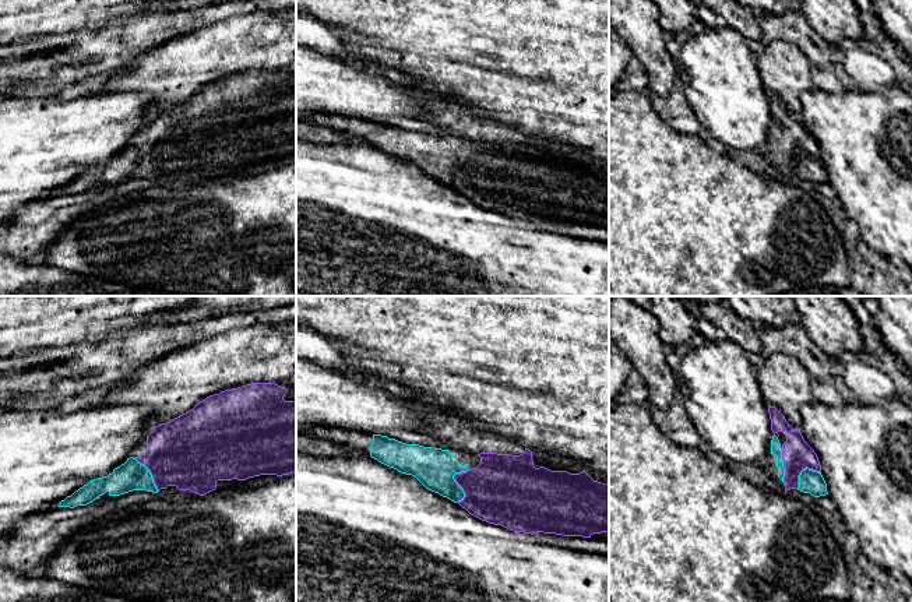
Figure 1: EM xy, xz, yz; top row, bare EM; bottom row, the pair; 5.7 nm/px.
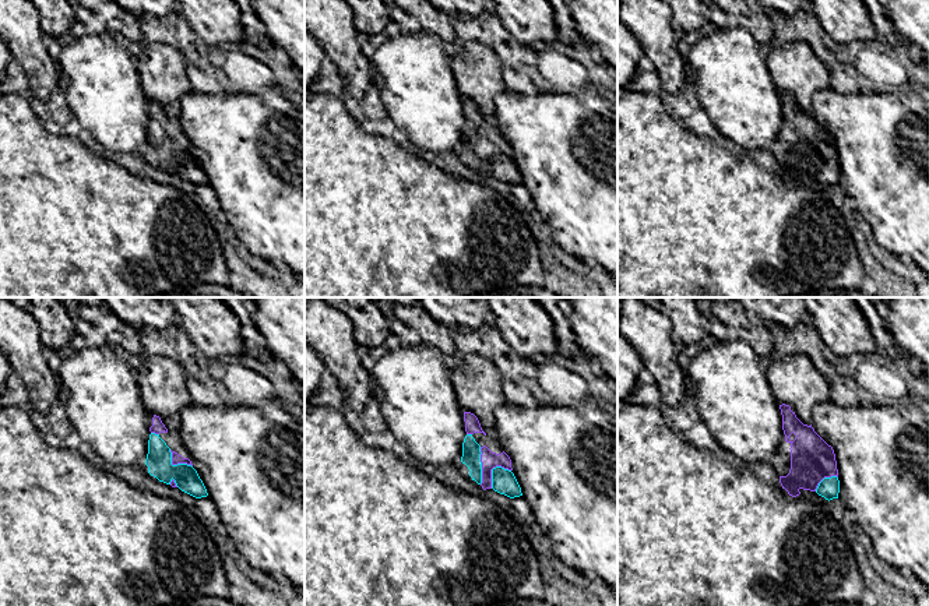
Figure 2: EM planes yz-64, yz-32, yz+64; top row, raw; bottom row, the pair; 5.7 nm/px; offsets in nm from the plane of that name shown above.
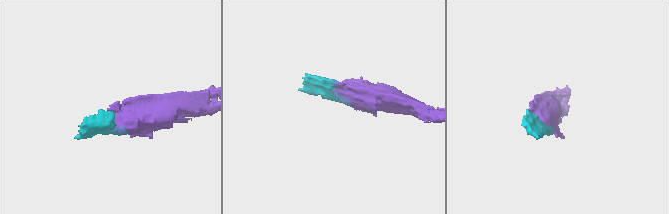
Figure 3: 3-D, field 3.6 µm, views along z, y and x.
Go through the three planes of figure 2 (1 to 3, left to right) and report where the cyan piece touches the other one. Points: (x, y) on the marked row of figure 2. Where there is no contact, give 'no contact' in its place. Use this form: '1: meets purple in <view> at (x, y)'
1: meets purple in yz-64 at (176, 464)
2: meets purple in yz-32 at (492, 468)
3: meets purple in yz+64 at (824, 476)

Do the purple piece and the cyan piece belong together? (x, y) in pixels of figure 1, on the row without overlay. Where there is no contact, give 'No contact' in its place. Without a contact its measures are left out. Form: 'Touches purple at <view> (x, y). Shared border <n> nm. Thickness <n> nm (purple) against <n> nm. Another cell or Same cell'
Touches purple at xz (456, 168). Shared border 220 nm. Thickness 380 nm (purple) against 240 nm. Same cell

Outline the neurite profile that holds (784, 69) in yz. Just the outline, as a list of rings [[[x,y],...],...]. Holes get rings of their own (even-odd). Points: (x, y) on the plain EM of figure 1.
[[[772,41],[756,57],[768,94],[775,94],[792,116],[800,117],[800,95],[813,88],[811,64],[797,45]]]

